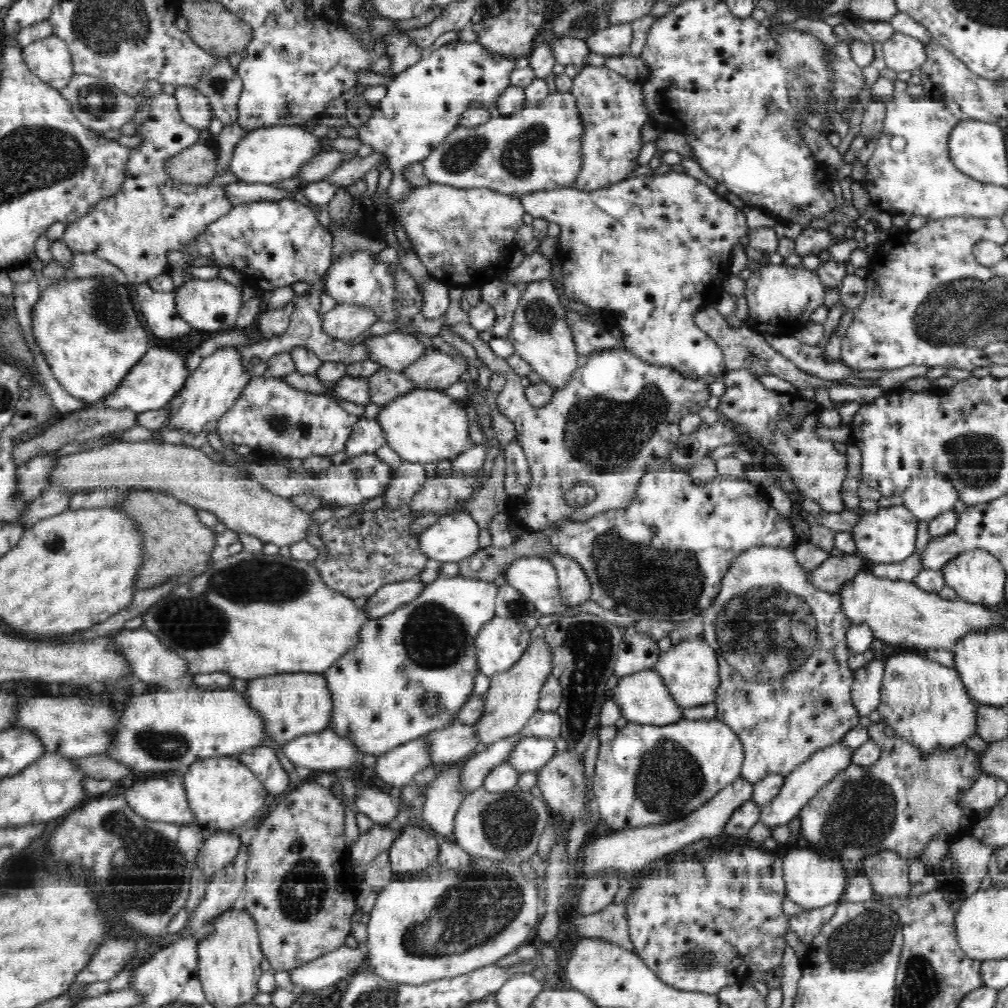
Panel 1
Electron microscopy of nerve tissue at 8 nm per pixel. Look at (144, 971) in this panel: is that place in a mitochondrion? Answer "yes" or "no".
no

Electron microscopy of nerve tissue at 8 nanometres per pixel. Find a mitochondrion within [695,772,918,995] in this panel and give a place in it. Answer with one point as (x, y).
(860, 941)

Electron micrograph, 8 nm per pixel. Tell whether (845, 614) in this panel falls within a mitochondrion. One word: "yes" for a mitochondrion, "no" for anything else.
no

